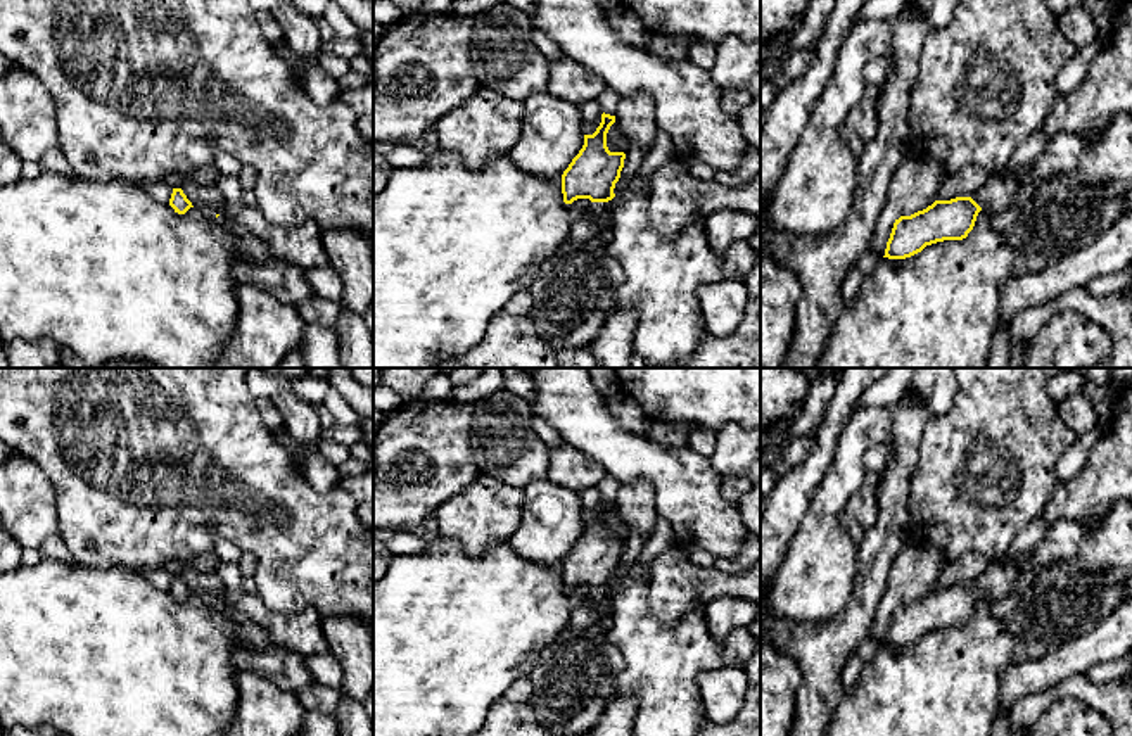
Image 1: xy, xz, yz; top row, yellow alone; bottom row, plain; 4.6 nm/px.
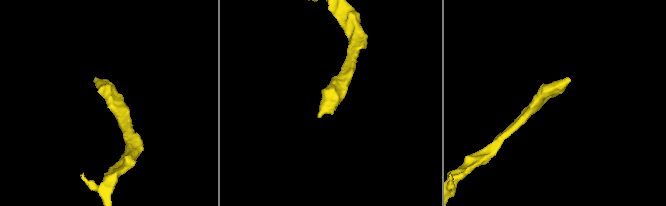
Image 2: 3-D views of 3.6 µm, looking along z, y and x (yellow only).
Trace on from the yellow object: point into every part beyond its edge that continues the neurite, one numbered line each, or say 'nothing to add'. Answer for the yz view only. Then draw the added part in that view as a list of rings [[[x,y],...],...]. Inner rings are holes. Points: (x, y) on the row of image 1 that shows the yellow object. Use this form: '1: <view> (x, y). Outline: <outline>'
1: yz (999, 192). Outline: [[[1032,164],[1020,166],[1009,174],[990,173],[987,181],[971,195],[971,199],[990,214],[997,214],[1014,206],[1021,188],[1030,183]]]

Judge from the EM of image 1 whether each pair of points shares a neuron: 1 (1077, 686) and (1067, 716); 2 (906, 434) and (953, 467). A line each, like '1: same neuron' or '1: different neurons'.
1: different neurons
2: different neurons

